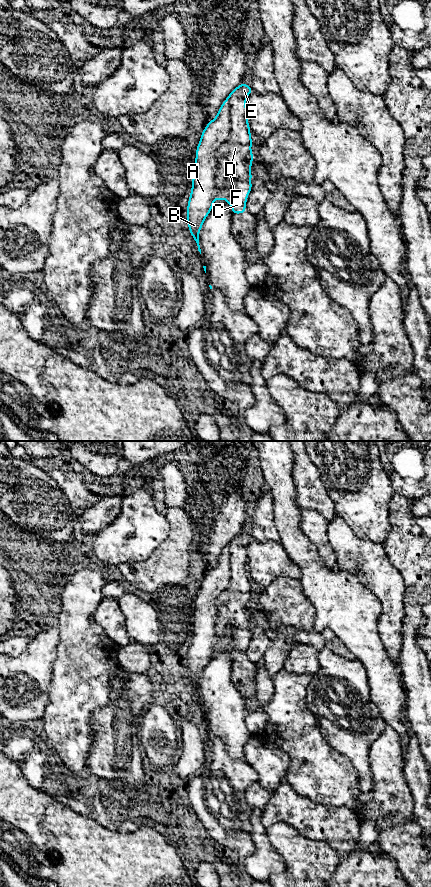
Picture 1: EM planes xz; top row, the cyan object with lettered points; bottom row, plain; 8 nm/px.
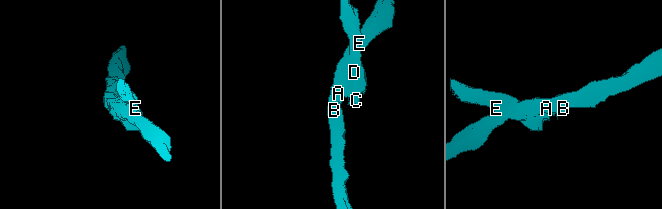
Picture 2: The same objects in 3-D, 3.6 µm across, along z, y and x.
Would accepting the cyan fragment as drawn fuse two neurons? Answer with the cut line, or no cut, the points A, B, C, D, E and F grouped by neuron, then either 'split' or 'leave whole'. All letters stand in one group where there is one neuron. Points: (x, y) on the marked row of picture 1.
cut in xz along (227, 98), (229, 137), (217, 151), (215, 197); A B / C D E F; split

